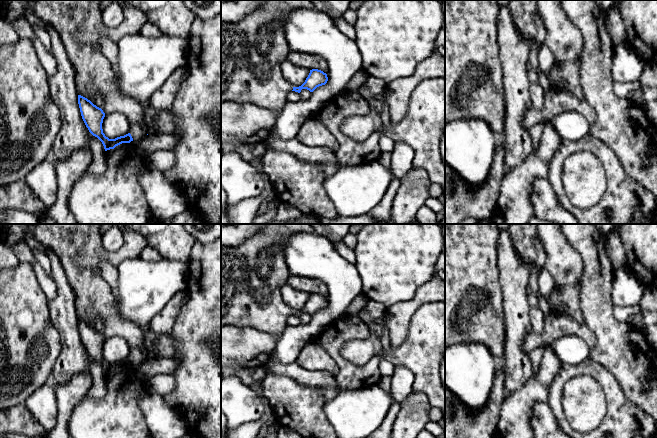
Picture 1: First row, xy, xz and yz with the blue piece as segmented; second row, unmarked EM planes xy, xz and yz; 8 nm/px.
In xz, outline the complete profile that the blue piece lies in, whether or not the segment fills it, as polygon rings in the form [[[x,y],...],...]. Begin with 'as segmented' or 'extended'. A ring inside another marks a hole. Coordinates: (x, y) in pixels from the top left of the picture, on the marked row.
extended; [[[260,0],[258,8],[239,22],[221,24],[221,101],[252,103],[271,109],[278,116],[287,104],[287,95],[291,91],[300,93],[302,89],[307,89],[313,92],[317,87],[327,83],[326,73],[312,69],[301,86],[293,87],[281,71],[281,64],[287,60],[291,52],[285,37],[285,19],[289,12],[301,8],[315,9],[311,0]]]

